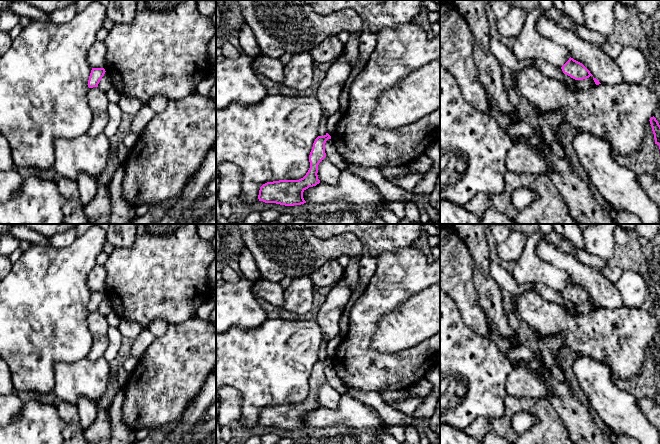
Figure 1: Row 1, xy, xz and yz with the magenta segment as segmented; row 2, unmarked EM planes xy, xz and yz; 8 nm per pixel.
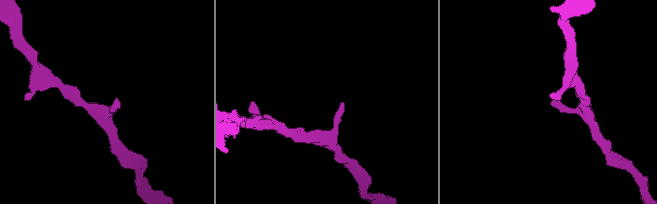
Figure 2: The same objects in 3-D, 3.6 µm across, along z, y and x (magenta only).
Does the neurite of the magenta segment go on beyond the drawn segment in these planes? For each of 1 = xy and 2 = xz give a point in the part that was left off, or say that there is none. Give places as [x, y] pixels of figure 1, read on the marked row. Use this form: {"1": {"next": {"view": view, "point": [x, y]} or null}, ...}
{"1": {"next": null}, "2": {"next": null}}

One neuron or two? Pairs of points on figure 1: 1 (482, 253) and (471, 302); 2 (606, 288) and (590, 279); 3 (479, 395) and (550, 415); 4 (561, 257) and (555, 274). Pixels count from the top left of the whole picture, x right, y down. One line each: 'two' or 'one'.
1: two
2: one
3: two
4: two

